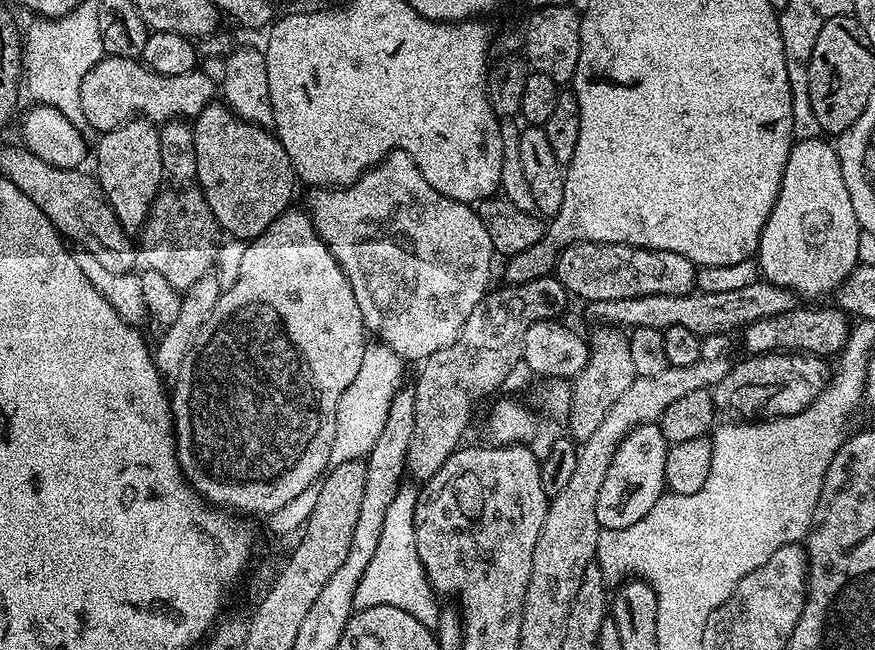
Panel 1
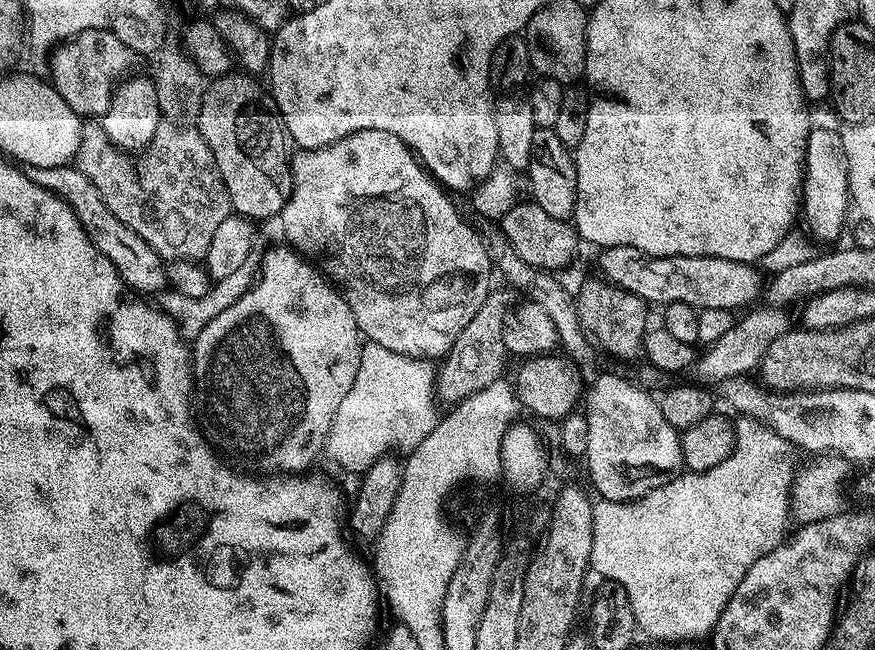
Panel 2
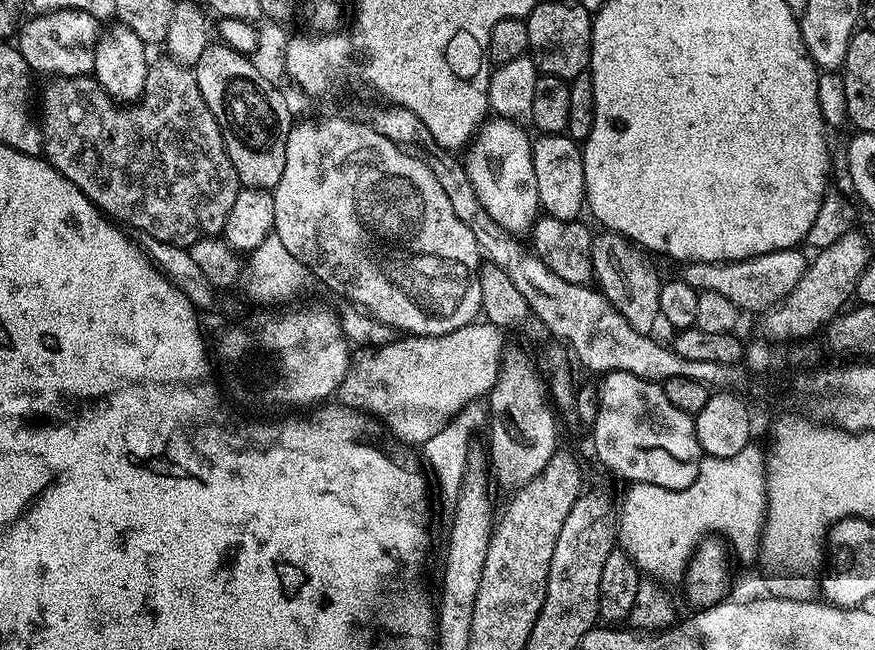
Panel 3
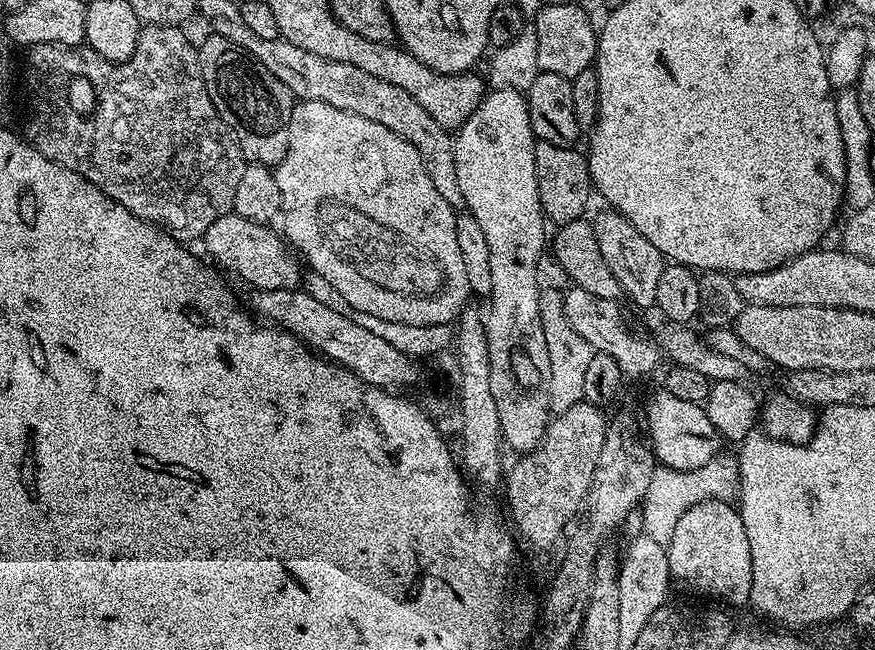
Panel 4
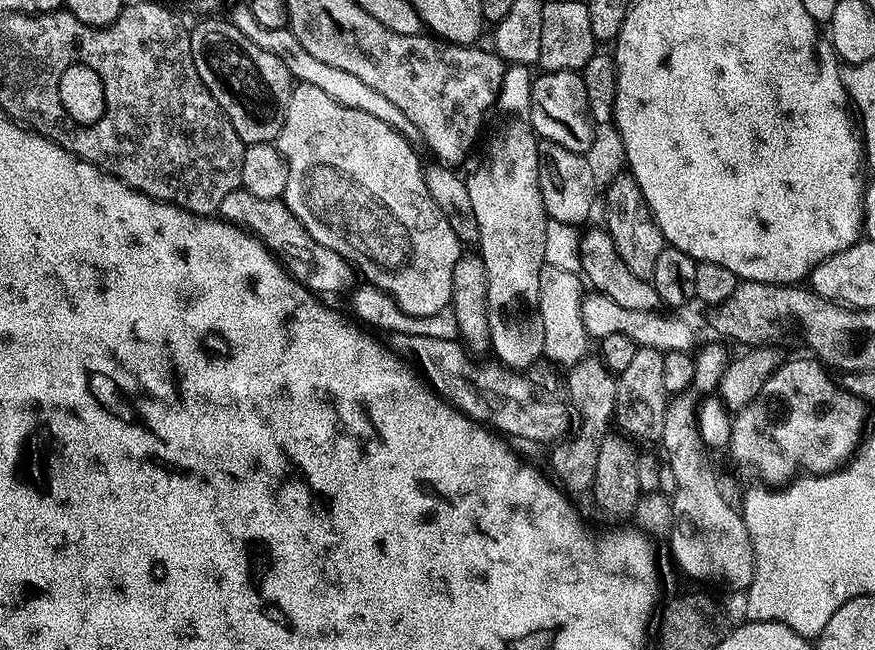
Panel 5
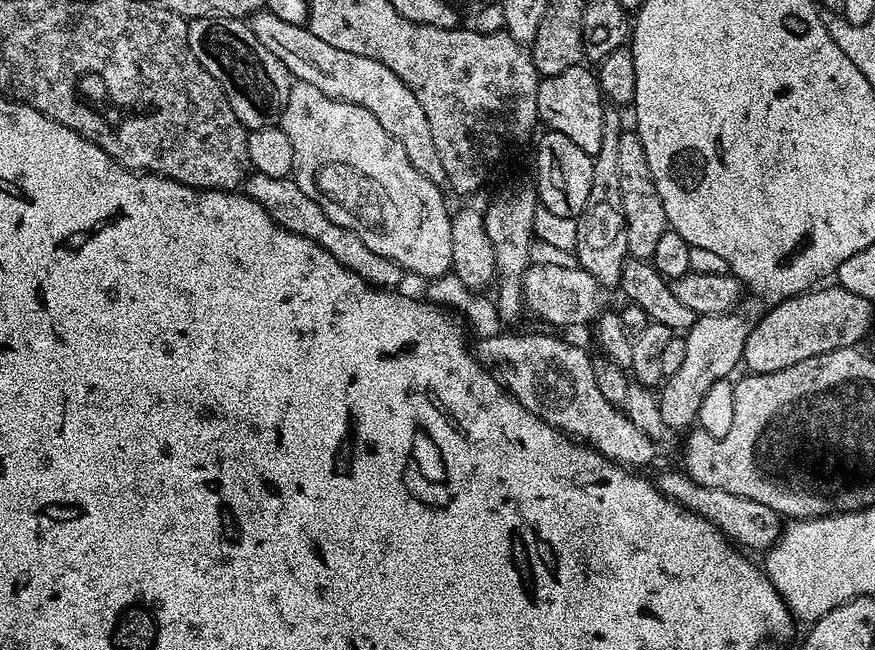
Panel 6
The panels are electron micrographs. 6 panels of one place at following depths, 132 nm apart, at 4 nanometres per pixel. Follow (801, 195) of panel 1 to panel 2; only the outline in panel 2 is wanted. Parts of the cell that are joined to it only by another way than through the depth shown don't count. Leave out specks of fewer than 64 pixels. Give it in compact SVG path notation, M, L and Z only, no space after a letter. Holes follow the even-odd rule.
M813 127L804 151L802 173L802 224L816 240L836 240L850 212L848 195L848 155L837 129Z

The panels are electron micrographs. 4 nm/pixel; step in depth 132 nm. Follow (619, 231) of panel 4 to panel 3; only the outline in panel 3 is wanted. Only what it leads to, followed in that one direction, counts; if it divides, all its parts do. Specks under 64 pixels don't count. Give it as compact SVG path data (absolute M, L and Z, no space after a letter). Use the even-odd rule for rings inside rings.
M600 230L592 237L592 275L595 287L634 331L648 334L660 320L658 298L662 282L639 254L625 237L616 232Z

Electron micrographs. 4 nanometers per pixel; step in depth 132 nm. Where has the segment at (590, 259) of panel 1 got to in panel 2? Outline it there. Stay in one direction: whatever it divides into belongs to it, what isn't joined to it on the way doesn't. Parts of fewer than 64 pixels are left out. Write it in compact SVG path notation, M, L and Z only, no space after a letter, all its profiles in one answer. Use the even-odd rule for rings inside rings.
M630 246L603 249L600 255L599 275L615 288L642 298L649 305L663 306L686 302L697 310L701 308L743 309L762 290L761 273L753 265L713 256L650 256Z

